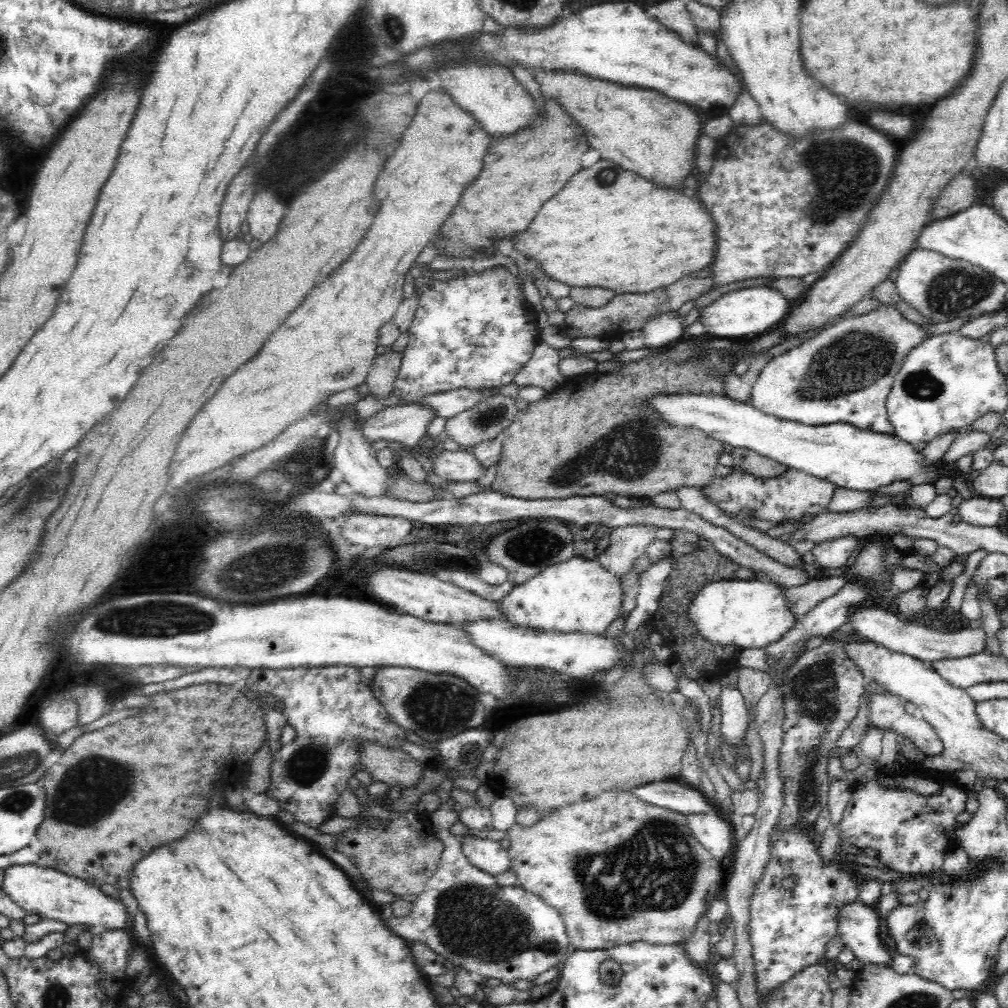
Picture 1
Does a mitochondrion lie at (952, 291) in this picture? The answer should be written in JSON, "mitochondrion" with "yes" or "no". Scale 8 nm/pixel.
{"mitochondrion":"yes"}

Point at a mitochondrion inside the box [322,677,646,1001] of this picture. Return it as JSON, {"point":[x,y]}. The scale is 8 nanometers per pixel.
{"point":[469,920]}

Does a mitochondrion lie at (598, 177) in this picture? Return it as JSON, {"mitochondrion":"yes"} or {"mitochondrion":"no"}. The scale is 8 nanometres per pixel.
{"mitochondrion":"yes"}

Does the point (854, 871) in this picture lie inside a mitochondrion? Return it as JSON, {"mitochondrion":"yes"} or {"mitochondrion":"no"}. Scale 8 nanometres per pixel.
{"mitochondrion":"no"}

